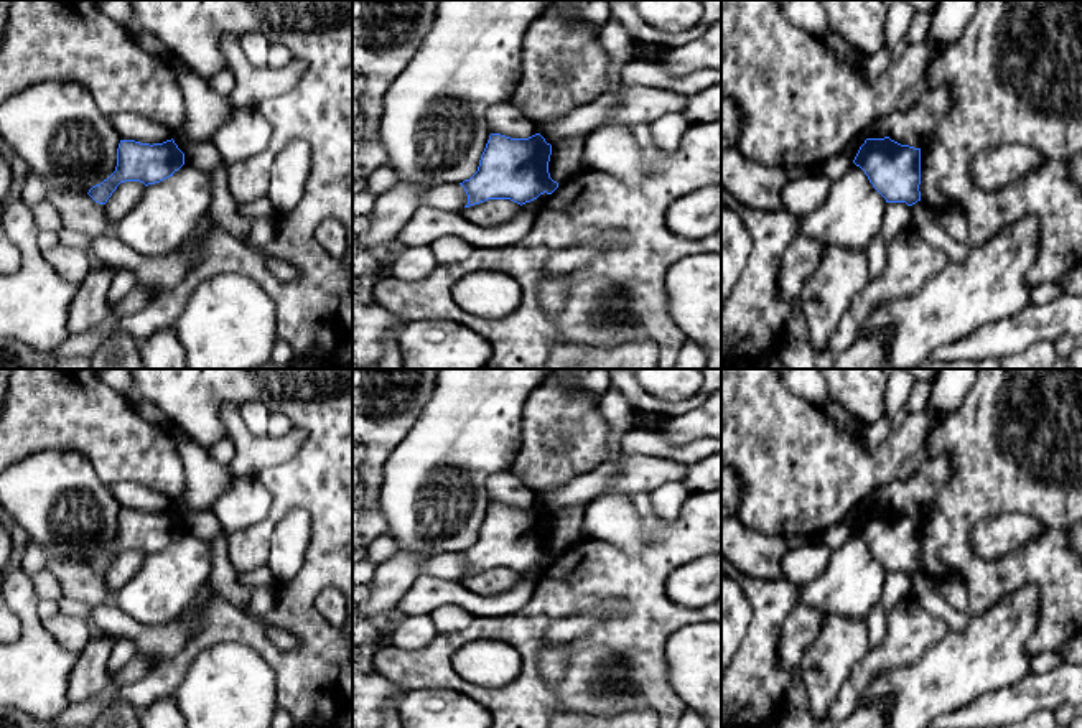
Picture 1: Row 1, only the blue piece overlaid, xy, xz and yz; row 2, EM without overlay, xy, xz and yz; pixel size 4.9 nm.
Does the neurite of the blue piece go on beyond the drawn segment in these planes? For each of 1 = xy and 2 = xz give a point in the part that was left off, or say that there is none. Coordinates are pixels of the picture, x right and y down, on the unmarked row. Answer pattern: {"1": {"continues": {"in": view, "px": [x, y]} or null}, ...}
{"1": {"continues": null}, "2": {"continues": null}}

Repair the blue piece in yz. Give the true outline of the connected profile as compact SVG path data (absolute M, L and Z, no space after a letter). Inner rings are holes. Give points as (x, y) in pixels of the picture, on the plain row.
M889 506L866 507L853 532L886 572L912 575L921 570L921 517L901 514Z

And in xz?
M491 502L481 524L478 540L459 552L466 563L464 576L487 568L511 568L525 573L540 563L552 563L558 552L550 547L552 514L540 502L511 507Z

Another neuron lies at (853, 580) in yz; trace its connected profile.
M855 532L843 547L832 550L825 572L814 581L799 588L799 603L822 611L865 619L881 601L886 568L873 557L865 540Z

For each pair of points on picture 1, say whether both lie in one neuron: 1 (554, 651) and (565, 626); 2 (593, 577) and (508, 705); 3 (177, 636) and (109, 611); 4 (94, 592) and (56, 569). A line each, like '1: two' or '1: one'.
1: one
2: one
3: one
4: one

